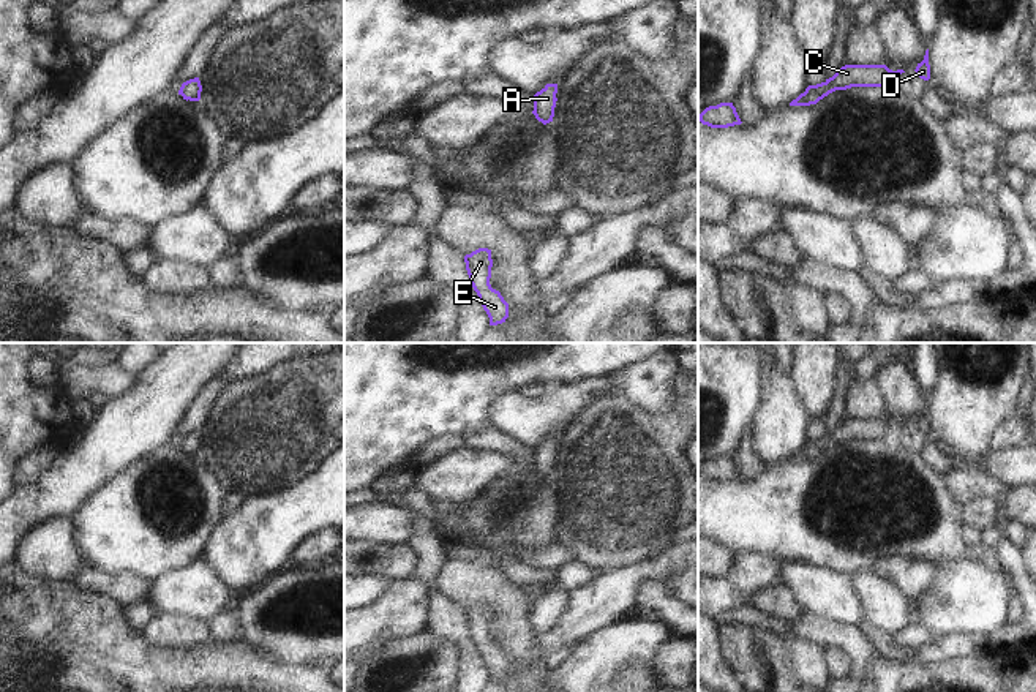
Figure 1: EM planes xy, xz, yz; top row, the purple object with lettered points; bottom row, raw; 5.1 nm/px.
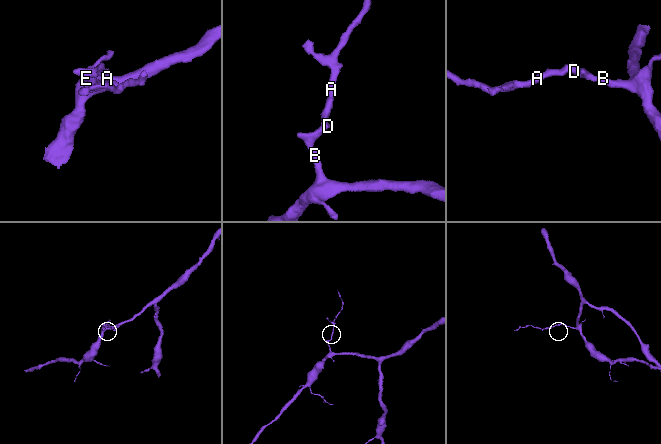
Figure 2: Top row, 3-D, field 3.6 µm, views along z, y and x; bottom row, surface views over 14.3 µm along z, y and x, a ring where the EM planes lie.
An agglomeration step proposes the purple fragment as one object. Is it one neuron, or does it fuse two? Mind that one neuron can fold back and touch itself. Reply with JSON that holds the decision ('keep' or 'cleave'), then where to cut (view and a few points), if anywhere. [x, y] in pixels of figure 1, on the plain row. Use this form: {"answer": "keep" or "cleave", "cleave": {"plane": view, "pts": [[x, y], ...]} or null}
{"answer": "keep", "cleave": null}

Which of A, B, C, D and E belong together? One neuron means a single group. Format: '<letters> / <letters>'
A B C D E

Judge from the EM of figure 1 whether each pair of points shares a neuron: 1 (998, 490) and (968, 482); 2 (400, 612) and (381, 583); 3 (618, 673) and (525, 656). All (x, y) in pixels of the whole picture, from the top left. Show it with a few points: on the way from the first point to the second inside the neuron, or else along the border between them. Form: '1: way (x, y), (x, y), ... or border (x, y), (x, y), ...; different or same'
1: way (990, 487), (976, 484); same
2: border (394, 580), (360, 609); different
3: border (551, 670), (547, 675); different

